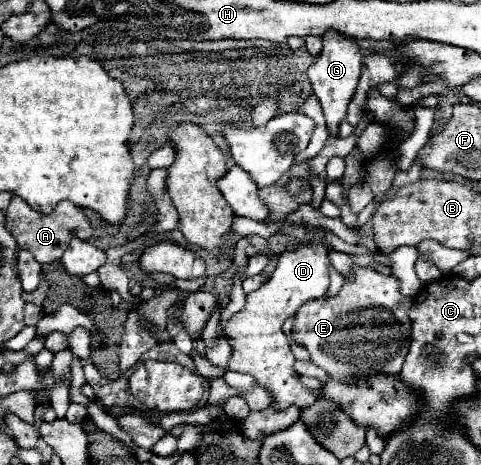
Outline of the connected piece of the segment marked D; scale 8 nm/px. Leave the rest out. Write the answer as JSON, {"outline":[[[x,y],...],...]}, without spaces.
{"outline":[[[312,241],[310,245],[298,245],[294,251],[284,251],[278,259],[276,271],[272,277],[256,291],[246,297],[242,311],[234,313],[226,325],[226,333],[232,337],[232,359],[228,363],[230,371],[250,373],[258,385],[272,391],[274,407],[298,405],[300,409],[316,401],[316,393],[300,383],[300,373],[294,369],[294,355],[290,341],[282,331],[286,319],[290,319],[300,305],[308,299],[322,297],[328,291],[328,255],[326,245]]]}

